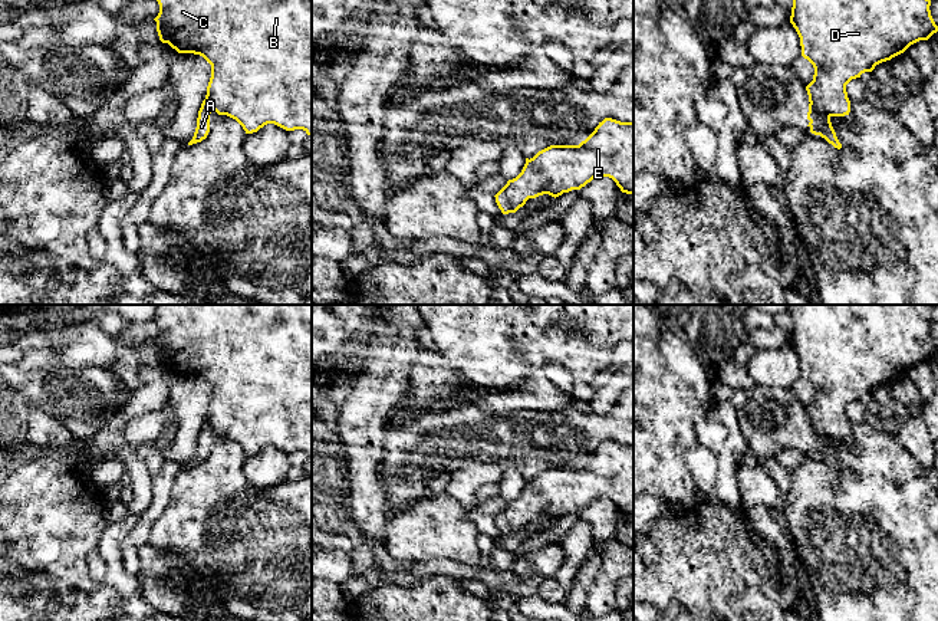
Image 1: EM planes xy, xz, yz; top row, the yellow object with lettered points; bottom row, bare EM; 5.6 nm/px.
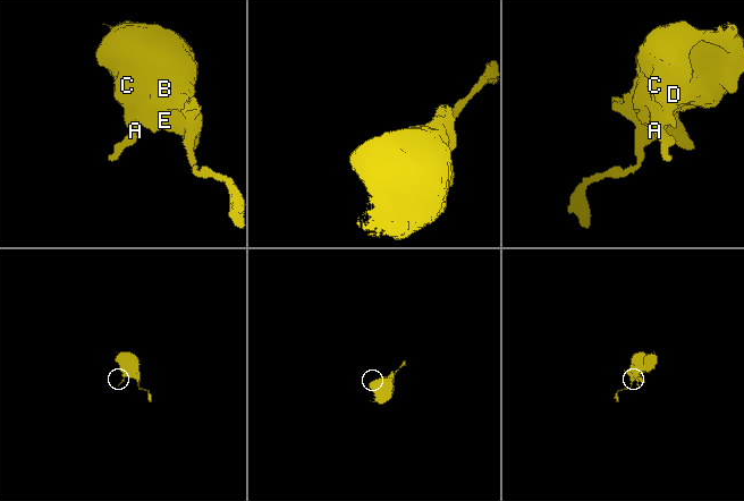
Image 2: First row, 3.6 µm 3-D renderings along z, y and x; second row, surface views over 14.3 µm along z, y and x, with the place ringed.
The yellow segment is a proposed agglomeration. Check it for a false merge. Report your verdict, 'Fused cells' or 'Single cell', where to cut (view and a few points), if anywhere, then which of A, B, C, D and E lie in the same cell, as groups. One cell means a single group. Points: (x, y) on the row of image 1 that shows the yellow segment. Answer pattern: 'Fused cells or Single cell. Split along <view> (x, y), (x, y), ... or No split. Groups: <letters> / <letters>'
Fused cells. Split along yz (810, 102), (818, 111), (829, 117). Groups: A / B C D E

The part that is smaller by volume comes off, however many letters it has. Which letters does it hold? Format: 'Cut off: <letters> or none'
Cut off: A

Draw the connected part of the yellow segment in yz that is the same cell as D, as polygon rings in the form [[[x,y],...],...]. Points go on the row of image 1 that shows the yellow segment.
[[[793,0],[790,23],[800,37],[802,56],[813,68],[813,80],[806,86],[812,106],[827,116],[845,116],[850,112],[846,85],[876,65],[904,53],[911,45],[928,40],[938,32],[931,16],[931,0]]]

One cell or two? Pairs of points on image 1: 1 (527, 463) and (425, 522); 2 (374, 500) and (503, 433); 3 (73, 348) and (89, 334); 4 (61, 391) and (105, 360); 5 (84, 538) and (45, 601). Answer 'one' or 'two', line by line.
1: two
2: two
3: one
4: two
5: two

